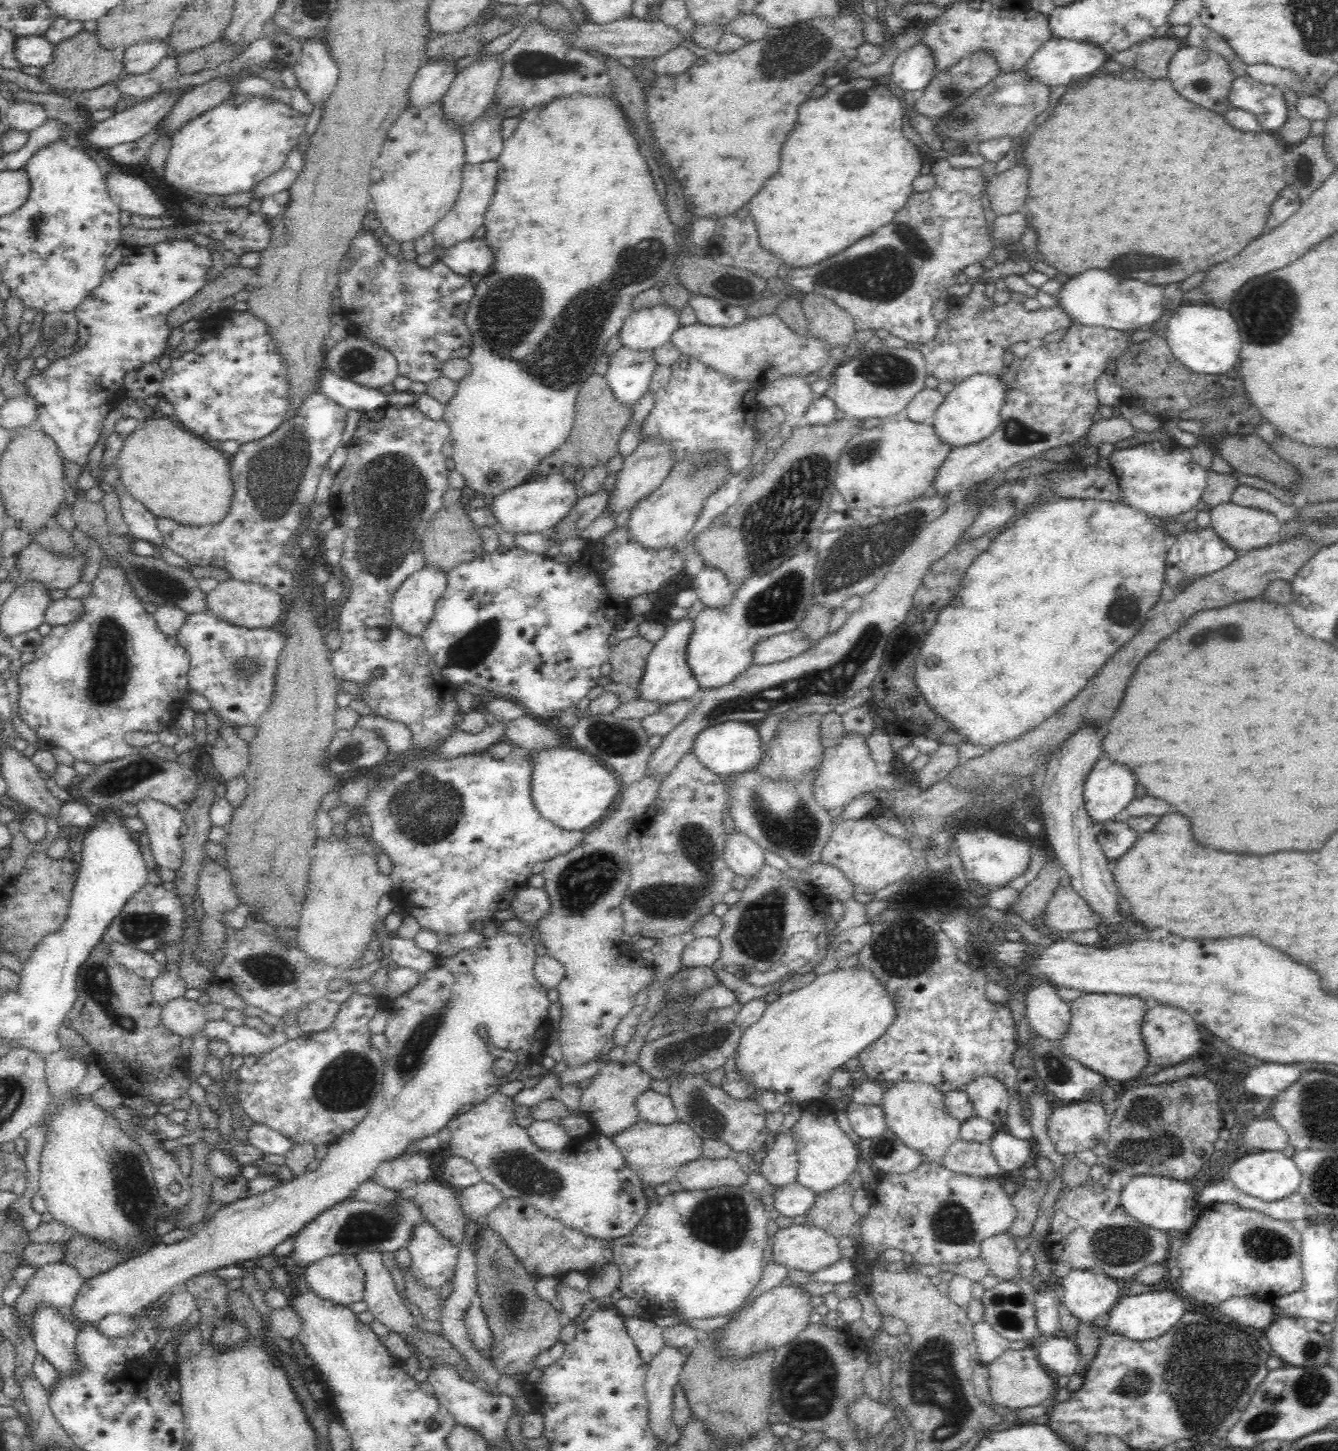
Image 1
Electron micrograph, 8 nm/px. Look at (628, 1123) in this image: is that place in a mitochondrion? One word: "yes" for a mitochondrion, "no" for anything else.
no

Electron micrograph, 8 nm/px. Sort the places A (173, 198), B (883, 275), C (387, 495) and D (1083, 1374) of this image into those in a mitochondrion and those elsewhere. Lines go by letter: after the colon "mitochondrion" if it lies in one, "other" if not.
A: other
B: mitochondrion
C: mitochondrion
D: other

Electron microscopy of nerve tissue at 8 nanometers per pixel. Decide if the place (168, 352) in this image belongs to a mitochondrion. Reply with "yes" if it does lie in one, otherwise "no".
no

